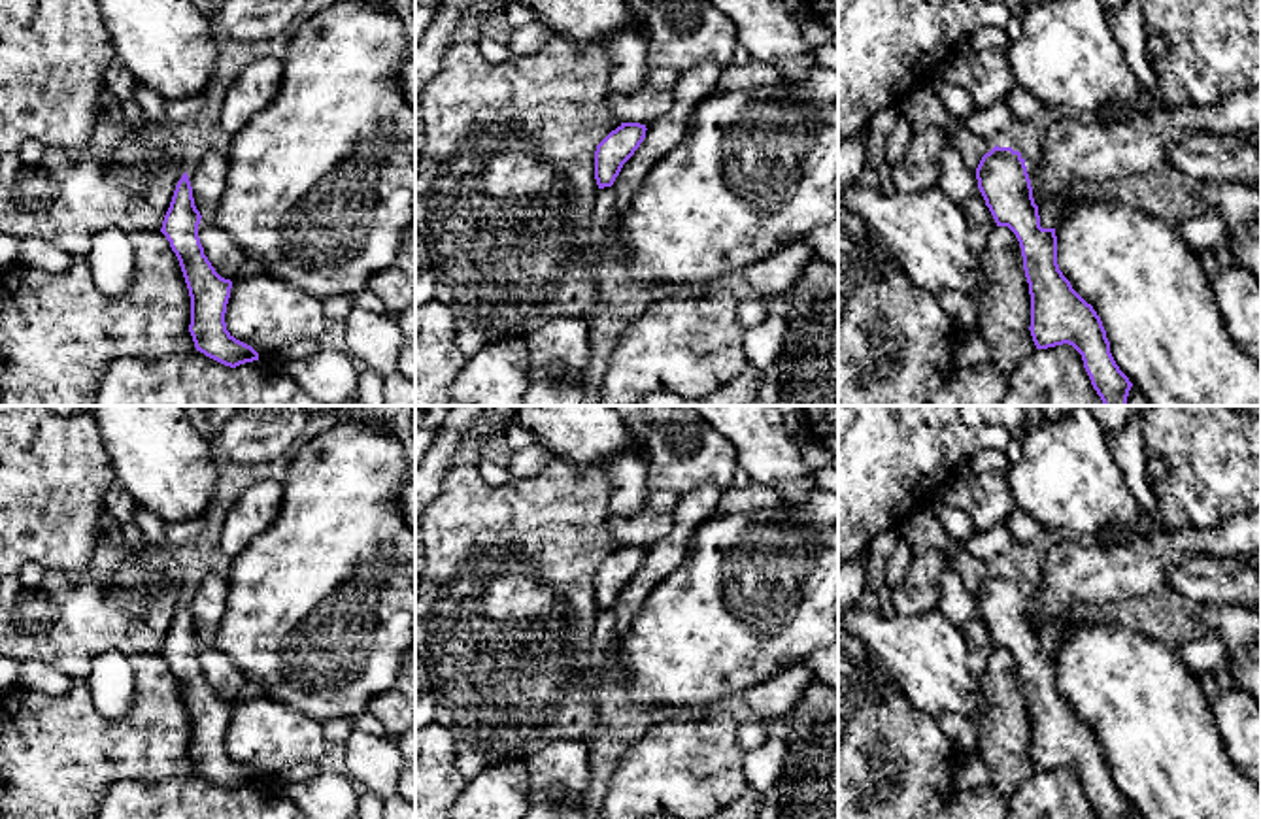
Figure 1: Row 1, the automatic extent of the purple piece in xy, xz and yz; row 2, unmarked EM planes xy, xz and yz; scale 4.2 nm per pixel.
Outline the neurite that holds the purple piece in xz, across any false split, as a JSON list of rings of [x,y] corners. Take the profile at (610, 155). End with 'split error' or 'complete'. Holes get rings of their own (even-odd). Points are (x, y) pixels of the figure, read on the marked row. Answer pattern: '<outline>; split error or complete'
[[[621,123],[595,151],[595,179],[598,189],[612,187],[623,164],[634,155],[646,138],[646,125]]]; complete

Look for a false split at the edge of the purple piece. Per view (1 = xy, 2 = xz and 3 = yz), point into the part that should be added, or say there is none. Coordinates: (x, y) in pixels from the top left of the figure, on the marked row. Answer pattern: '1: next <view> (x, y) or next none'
1: next none
2: next none
3: next none

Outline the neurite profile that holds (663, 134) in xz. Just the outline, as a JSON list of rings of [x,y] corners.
[[[700,62],[680,74],[672,87],[672,108],[646,126],[644,142],[612,185],[617,196],[615,211],[629,208],[647,172],[685,138],[695,106],[719,92],[723,68],[719,62]]]

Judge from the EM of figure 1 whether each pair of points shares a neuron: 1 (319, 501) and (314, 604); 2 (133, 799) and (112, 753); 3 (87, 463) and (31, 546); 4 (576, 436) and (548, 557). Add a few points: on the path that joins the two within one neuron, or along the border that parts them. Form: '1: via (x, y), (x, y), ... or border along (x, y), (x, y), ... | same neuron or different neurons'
1: via (319, 527), (319, 578) | same neuron
2: border along (167, 780), (117, 780), (104, 793) | different neurons
3: via (67, 484), (48, 502), (48, 514), (36, 525) | same neuron
4: border along (555, 457), (580, 467), (597, 467), (608, 485) | different neurons

